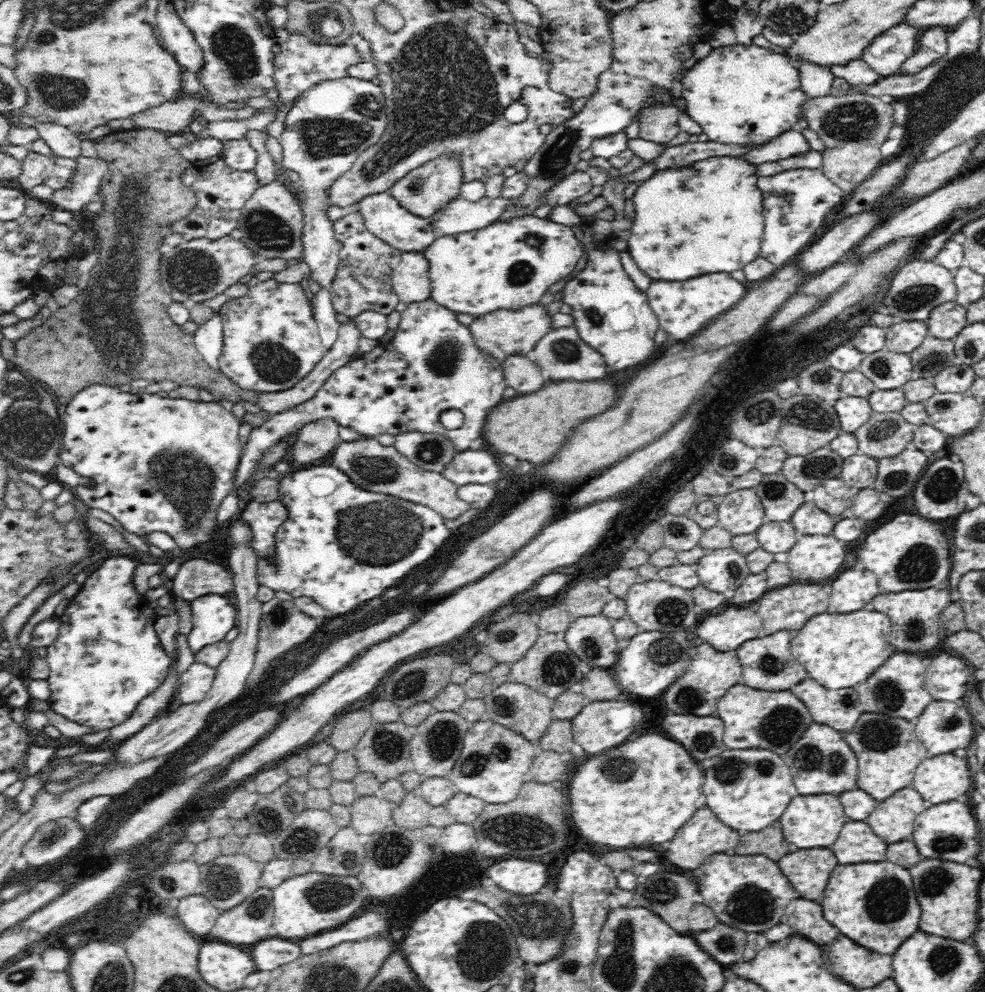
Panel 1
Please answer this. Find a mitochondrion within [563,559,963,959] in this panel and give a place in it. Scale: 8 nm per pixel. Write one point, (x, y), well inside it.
(887, 902)

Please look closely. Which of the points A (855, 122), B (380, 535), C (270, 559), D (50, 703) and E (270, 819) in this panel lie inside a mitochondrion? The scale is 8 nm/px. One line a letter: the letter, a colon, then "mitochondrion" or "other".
A: mitochondrion
B: mitochondrion
C: other
D: other
E: mitochondrion

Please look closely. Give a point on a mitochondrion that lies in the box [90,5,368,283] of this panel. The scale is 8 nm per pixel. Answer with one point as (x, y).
(234, 48)

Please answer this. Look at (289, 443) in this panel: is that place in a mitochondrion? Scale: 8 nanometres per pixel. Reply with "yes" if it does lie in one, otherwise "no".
no

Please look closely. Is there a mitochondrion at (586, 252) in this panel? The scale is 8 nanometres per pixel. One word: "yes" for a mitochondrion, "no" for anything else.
no

